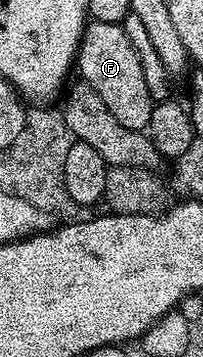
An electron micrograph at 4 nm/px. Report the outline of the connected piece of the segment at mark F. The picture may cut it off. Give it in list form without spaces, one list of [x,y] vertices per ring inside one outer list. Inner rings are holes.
[[[90,20],[81,37],[75,65],[78,70],[81,68],[80,80],[86,81],[91,87],[95,87],[99,99],[103,99],[103,103],[107,103],[111,115],[115,115],[115,119],[119,119],[119,123],[123,123],[123,127],[142,131],[148,130],[151,111],[155,102],[153,96],[147,91],[147,82],[143,79],[143,67],[139,64],[139,57],[135,55],[135,49],[131,47],[131,41],[127,39],[124,24],[116,25],[115,23],[99,23]]]

